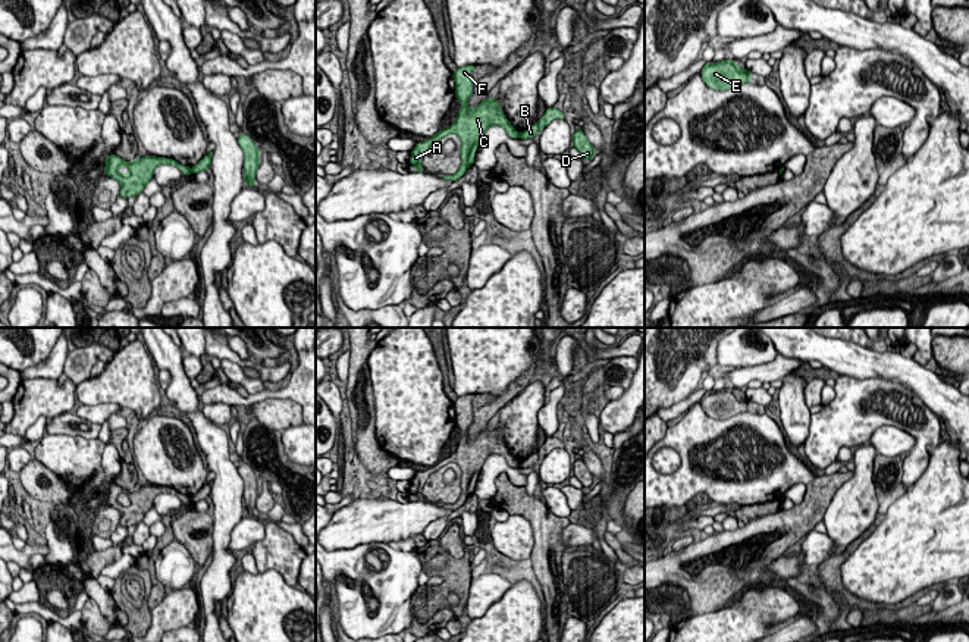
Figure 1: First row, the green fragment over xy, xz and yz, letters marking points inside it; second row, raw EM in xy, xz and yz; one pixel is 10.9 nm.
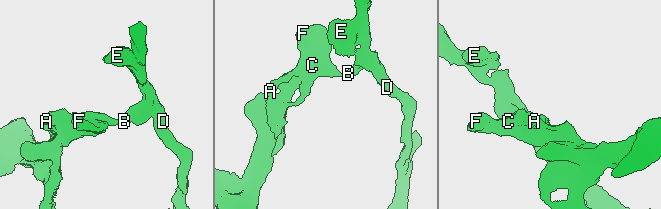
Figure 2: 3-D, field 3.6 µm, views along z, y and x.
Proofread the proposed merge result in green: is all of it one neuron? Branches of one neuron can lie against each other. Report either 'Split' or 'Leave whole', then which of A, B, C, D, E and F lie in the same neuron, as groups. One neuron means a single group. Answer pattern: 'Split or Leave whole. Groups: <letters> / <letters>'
Split. Groups: A C F / B D E

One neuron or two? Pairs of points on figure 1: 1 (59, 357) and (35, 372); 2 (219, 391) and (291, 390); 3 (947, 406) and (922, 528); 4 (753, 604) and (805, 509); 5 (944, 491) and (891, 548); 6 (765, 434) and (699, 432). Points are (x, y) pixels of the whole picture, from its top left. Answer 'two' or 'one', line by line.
1: one
2: one
3: two
4: two
5: one
6: one

